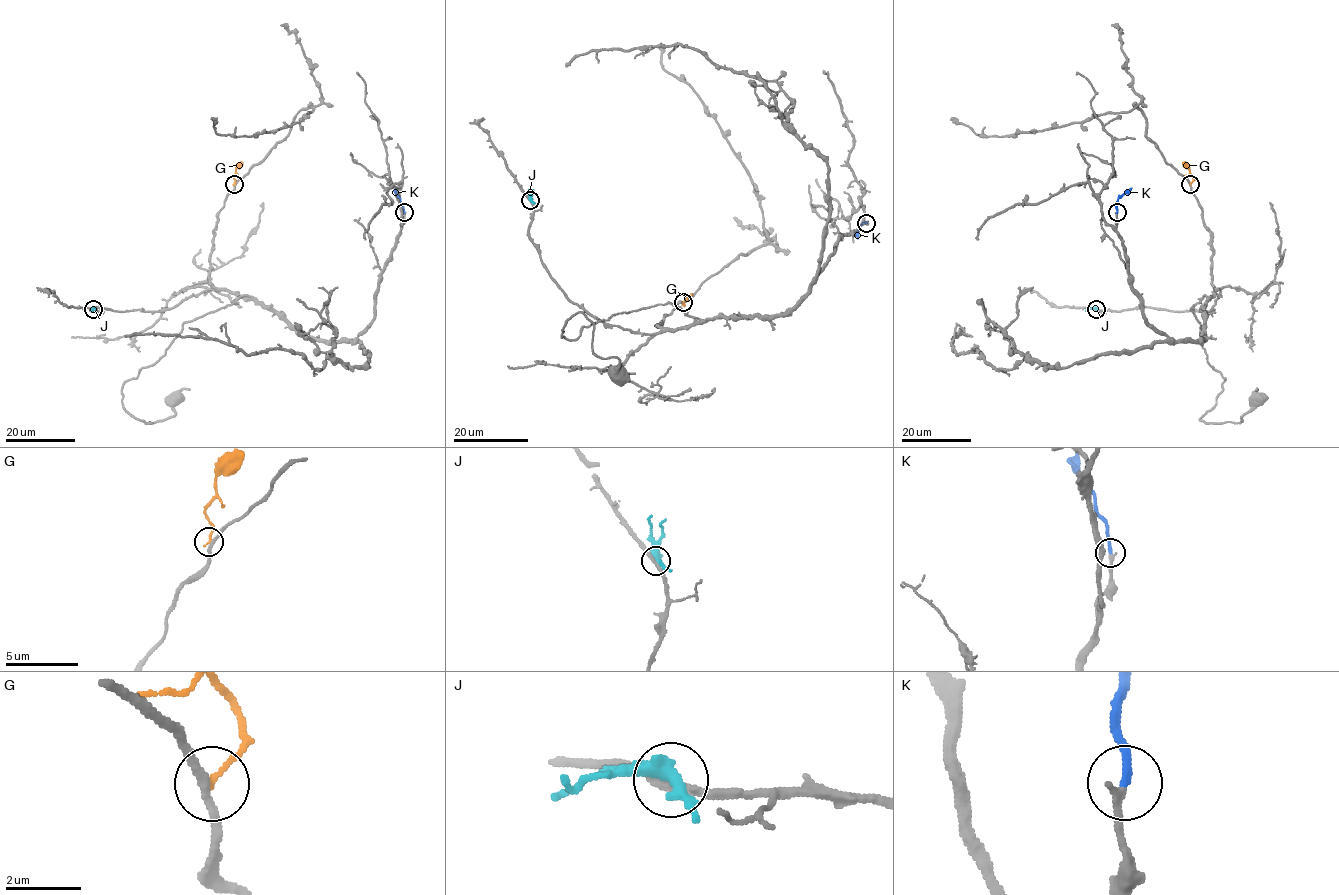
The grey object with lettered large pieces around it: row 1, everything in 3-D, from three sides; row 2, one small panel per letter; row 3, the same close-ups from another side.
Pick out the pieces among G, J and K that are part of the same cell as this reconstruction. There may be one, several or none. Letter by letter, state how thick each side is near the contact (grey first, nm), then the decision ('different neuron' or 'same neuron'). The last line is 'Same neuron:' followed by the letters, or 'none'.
G: 220 nm thick on the grey side, 160 nm on the other; different neuron
J: 240 nm thick on the grey side, 400 nm on the other; different neuron
K: 240 nm thick on the grey side, 240 nm on the other; same neuron
Same neuron: K

